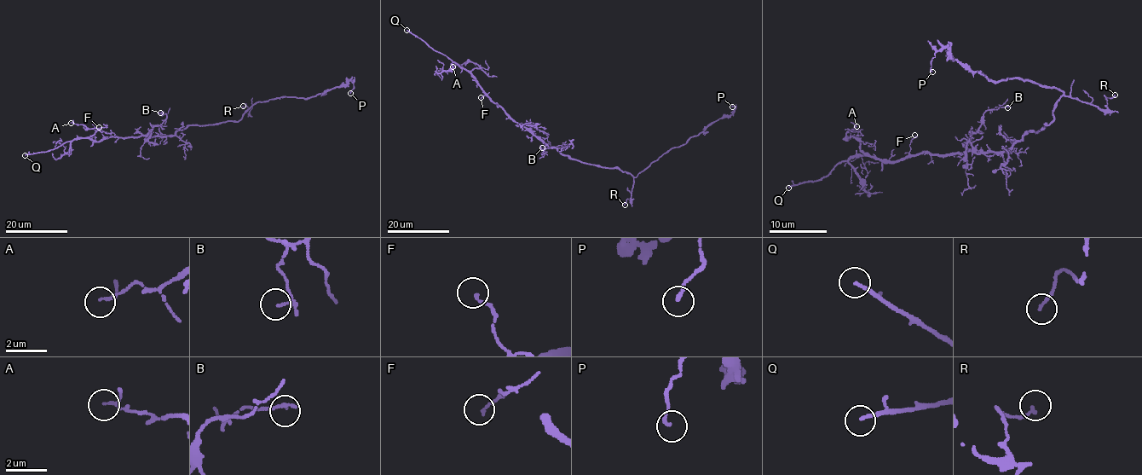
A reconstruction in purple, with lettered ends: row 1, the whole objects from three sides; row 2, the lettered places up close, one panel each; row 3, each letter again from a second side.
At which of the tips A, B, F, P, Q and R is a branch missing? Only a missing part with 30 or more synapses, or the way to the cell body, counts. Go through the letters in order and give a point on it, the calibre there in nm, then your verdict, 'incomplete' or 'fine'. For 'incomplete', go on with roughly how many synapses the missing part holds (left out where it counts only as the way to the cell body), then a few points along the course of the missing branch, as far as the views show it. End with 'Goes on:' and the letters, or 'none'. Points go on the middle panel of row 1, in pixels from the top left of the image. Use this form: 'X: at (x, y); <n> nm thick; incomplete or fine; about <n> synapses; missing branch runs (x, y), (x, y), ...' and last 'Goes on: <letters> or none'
A: at (452, 66); 100 nm thick; fine
B: at (542, 147); 90 nm thick; fine
F: at (481, 97); 130 nm thick; fine
P: at (732, 107); 140 nm thick; fine
Q: at (406, 30); 150 nm thick; incomplete
R: at (625, 205); 150 nm thick; fine
Goes on: Q

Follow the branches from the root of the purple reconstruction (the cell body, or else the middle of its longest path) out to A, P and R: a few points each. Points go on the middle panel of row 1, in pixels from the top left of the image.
A: (570, 158), (556, 147), (549, 147), (492, 101), (471, 72), (480, 67), (477, 64), (466, 61), (452, 66)
P: (570, 158), (618, 168), (636, 176), (670, 149), (683, 145), (719, 118), (728, 117), (735, 109), (732, 107)
R: (570, 158), (628, 172), (633, 178), (633, 184), (631, 199), (627, 199), (625, 205)

